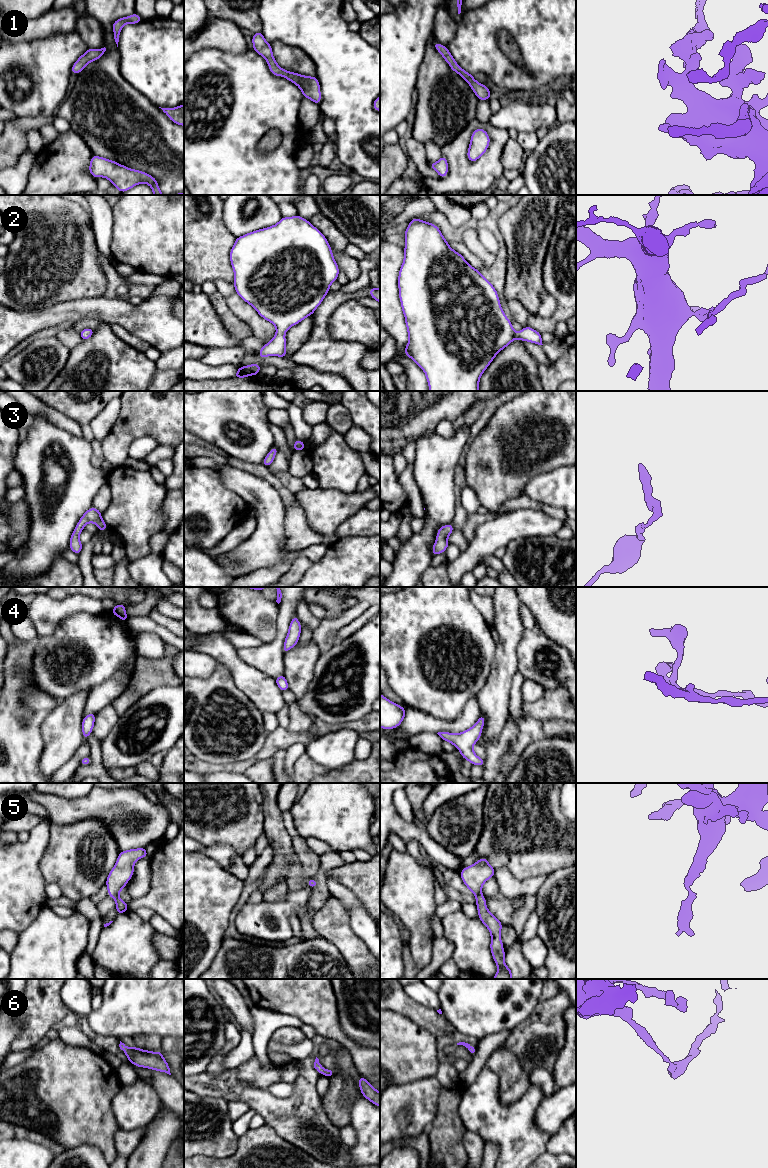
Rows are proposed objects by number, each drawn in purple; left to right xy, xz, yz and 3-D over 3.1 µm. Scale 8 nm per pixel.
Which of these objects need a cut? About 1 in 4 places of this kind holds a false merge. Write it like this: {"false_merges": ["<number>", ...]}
{"false_merges": []}

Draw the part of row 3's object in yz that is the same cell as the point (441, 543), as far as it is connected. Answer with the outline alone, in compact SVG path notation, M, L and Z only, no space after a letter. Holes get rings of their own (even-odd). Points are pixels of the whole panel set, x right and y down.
M452 524L441 526L438 529L436 541L432 547L433 557L436 556L437 554L445 552L446 548L450 545L447 538L450 536L453 530L454 530L454 527Z

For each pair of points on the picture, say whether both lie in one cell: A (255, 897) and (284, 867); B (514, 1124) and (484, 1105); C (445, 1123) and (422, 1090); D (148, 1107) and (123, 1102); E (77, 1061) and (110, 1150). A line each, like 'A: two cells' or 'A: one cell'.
A: two cells
B: one cell
C: two cells
D: one cell
E: one cell

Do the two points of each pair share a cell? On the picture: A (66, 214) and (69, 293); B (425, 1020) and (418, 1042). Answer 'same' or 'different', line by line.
A: same
B: different

